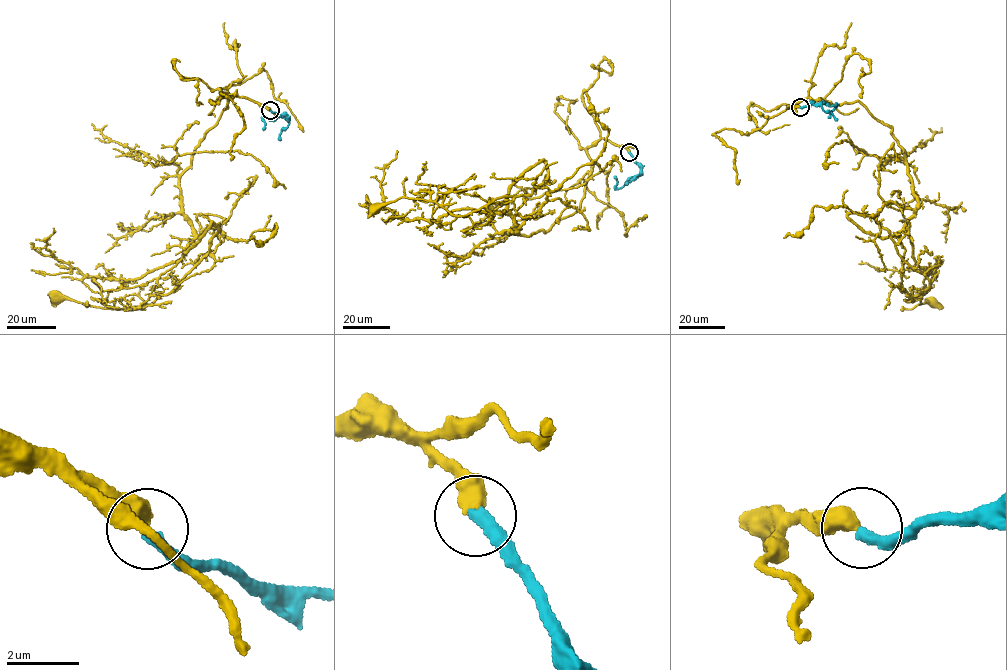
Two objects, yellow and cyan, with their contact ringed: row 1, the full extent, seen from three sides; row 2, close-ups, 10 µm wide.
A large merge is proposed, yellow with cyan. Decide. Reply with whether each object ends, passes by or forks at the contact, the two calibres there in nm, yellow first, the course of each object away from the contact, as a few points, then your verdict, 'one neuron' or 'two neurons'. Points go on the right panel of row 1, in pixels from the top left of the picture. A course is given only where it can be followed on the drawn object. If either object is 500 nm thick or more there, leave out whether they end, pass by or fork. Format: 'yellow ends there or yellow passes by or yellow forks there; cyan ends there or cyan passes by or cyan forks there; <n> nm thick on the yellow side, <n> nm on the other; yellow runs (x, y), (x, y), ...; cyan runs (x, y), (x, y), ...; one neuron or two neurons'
500 nm thick on the yellow side, 320 nm on the other; yellow runs (799, 107), (858, 100), (891, 128), (917, 208), (883, 237), (847, 217), (885, 228), (932, 301); cyan runs (800, 107), (824, 102), (831, 106), (836, 104), (828, 118); one neuron

